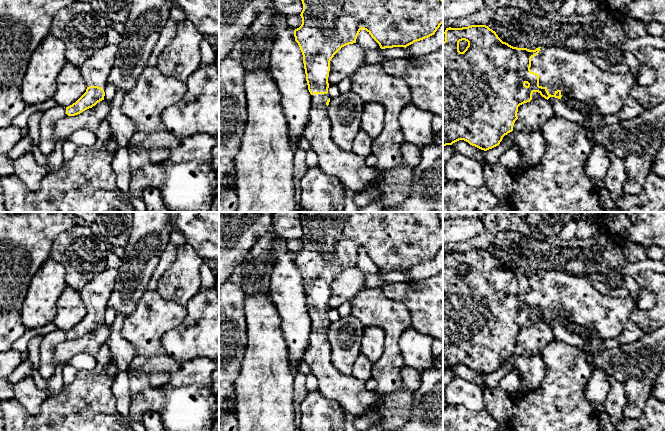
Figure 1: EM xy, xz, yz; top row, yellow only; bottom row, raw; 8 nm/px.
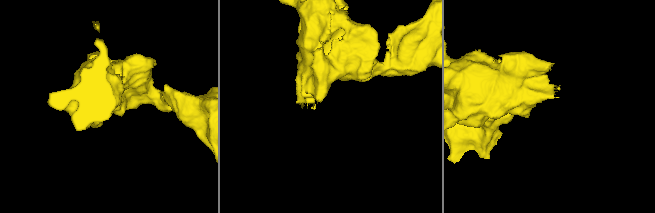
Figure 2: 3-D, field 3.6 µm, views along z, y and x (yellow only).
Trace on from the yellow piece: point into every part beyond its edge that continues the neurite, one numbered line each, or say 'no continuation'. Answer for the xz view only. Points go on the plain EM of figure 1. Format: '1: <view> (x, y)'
1: xz (394, 410)

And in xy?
1: xy (95, 295)

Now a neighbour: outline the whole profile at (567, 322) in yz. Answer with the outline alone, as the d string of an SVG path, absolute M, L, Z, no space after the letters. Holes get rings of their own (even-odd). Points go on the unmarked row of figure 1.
M565 315L561 321L561 324L568 330L570 333L577 335L589 342L592 342L596 337L593 334L590 334L586 328L575 323L570 316Z

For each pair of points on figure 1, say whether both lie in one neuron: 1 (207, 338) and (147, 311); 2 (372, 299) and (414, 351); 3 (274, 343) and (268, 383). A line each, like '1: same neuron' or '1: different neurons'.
1: different neurons
2: different neurons
3: same neuron

